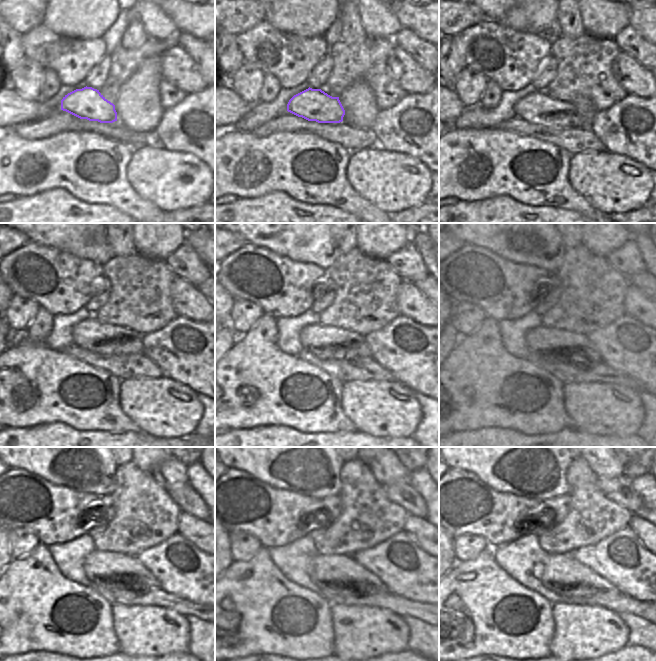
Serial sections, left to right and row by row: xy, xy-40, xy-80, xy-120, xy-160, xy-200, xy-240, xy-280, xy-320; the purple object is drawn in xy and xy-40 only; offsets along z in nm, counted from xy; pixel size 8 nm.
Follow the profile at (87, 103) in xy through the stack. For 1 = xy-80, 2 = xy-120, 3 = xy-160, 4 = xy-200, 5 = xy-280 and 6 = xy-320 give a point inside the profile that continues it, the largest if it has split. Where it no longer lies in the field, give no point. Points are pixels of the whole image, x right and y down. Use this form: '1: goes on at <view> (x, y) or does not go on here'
1: goes on at xy-80 (539, 108)
2: goes on at xy-120 (90, 333)
3: goes on at xy-160 (314, 338)
4: goes on at xy-200 (542, 341)
5: goes on at xy-280 (337, 570)
6: goes on at xy-320 (560, 571)

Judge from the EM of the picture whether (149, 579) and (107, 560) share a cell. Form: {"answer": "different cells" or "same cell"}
{"answer": "same cell"}

